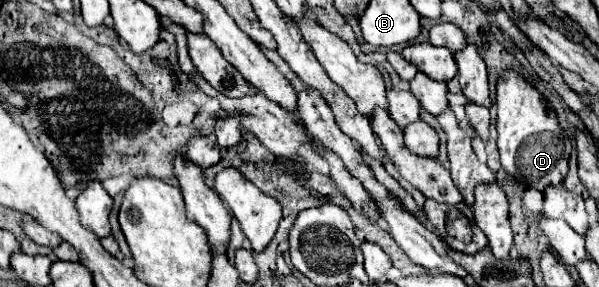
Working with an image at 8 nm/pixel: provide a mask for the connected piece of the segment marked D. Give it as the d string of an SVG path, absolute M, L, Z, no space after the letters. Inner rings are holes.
M506 71L496 87L496 129L500 161L508 175L524 187L544 191L548 185L560 185L568 173L568 157L572 151L570 137L558 125L556 115L548 109L542 95L524 81L522 75Z

